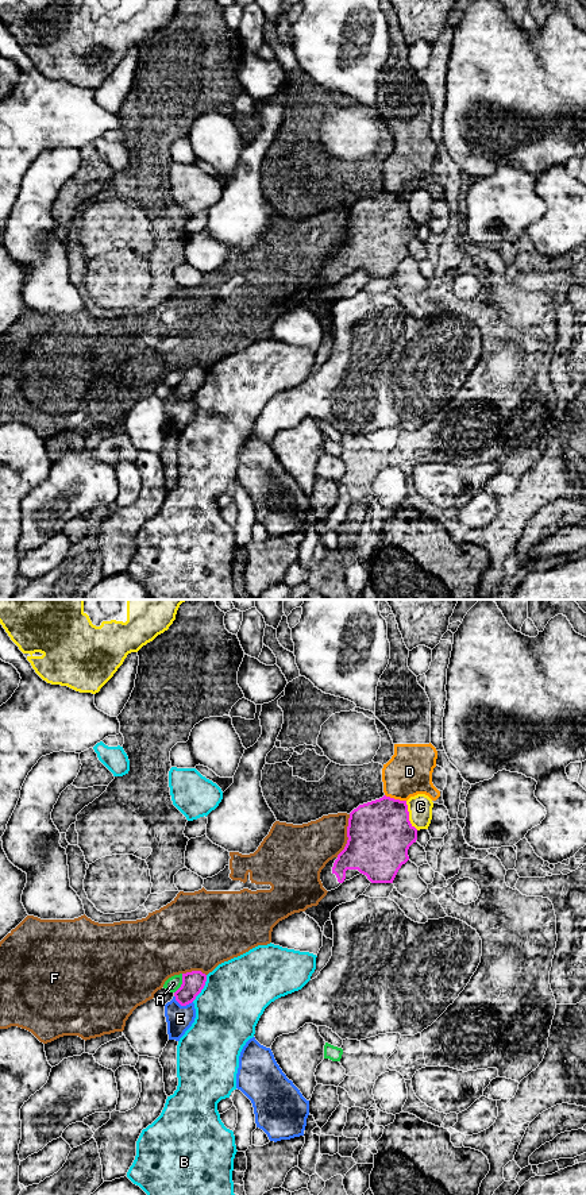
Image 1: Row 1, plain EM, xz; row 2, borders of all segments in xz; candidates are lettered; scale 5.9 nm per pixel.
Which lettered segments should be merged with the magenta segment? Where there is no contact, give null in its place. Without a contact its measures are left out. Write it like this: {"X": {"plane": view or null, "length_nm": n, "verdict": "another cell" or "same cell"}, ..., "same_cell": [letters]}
{"A": {"plane": "xz", "length_nm": 130, "verdict": "another cell"}, "B": {"plane": "xz", "length_nm": 180, "verdict": "another cell"}, "C": {"plane": "xz", "length_nm": 190, "verdict": "another cell"}, "D": {"plane": "xz", "length_nm": 130, "verdict": "another cell"}, "E": {"plane": "xz", "length_nm": 120, "verdict": "another cell"}, "F": {"plane": "xz", "length_nm": 260, "verdict": "another cell"}, "same_cell": []}

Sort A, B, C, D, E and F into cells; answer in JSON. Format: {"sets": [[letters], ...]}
{"sets": [["A"], ["B"], ["C"], ["D"], ["E"], ["F"]]}

